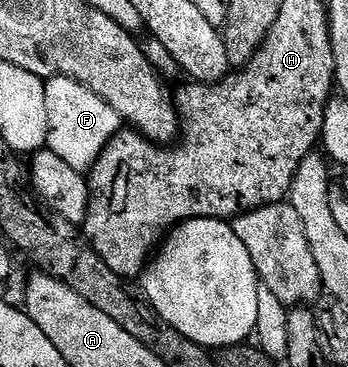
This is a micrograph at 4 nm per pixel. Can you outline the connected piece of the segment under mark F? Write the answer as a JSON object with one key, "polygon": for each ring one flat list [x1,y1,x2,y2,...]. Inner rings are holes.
{"polygon":[[51,76,45,81,44,106,48,110,46,148,56,158,64,158,72,170,86,174,108,142,123,127,123,120,102,98,67,76]]}

